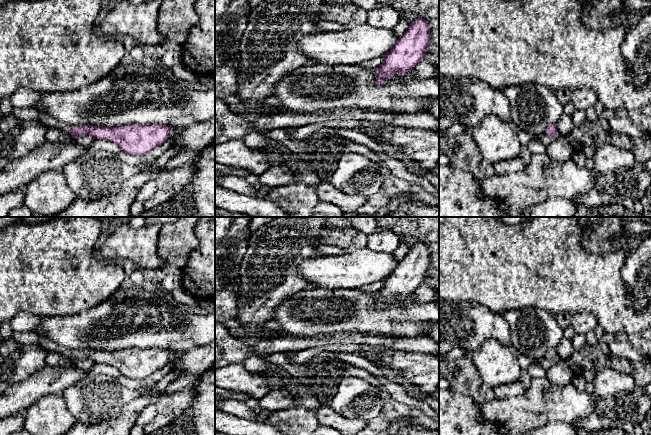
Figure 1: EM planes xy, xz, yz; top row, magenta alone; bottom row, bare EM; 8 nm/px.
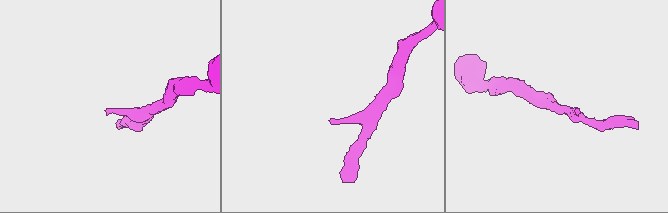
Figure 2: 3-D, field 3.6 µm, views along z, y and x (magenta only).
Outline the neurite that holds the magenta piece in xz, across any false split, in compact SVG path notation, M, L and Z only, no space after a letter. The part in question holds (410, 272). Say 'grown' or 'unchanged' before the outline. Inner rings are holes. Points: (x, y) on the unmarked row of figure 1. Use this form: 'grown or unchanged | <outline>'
unchanged | M418 241L398 263L395 271L384 280L384 287L375 294L377 308L383 309L396 297L413 295L417 287L425 282L429 266L430 249L424 242Z

